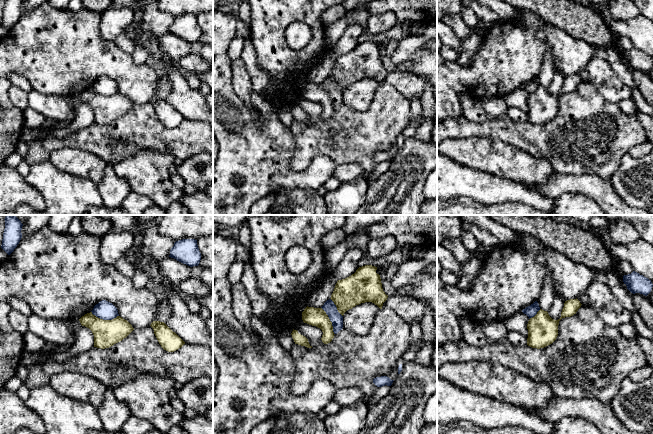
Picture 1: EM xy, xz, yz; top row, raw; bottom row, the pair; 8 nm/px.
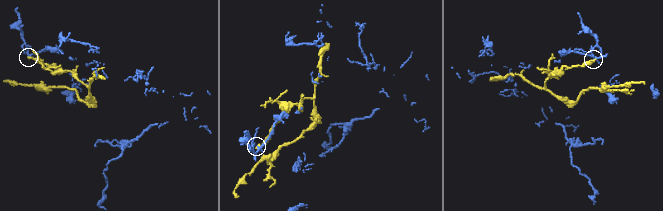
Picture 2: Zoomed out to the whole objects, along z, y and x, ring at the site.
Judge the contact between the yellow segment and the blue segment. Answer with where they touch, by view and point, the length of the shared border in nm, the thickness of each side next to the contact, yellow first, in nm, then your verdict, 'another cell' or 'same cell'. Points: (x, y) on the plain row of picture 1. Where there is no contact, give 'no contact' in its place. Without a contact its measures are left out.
meets yellow in xy at (104, 96); contact 220 nm long; 220 nm thick on the yellow side, 150 nm on the other; another cell

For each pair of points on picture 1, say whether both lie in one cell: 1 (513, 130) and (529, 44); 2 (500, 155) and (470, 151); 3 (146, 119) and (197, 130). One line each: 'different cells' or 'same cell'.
1: different cells
2: same cell
3: same cell

